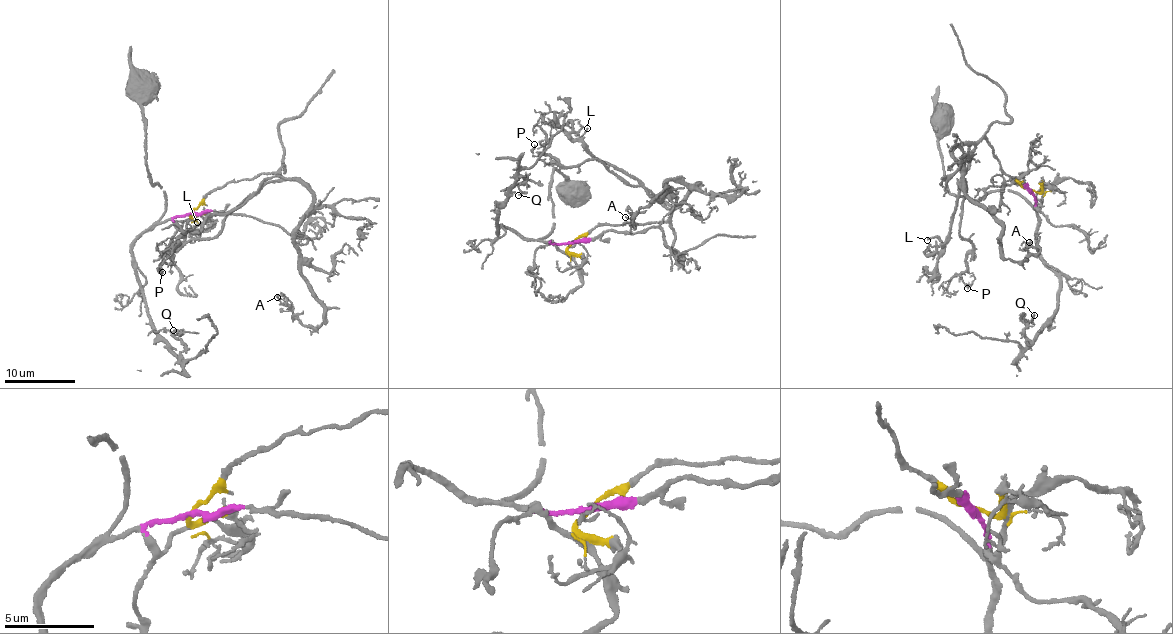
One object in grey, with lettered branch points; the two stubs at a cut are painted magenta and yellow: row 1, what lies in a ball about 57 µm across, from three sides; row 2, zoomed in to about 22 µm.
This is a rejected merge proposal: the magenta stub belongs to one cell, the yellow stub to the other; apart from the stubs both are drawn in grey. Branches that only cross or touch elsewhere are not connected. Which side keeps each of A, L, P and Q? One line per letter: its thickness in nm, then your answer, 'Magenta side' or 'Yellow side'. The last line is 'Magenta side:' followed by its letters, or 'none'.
A: Thickness 140 nm. Yellow side
L: Thickness 150 nm. Yellow side
P: Thickness 160 nm. Yellow side
Q: Thickness 90 nm. Magenta side
Magenta side: Q

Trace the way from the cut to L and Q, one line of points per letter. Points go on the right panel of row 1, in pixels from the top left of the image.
L: (1032, 190), (1004, 173), (985, 136), (968, 162), (945, 245), (937, 238), (927, 240)
Q: (1032, 190), (1040, 224), (1039, 259), (1058, 278), (1058, 309), (1051, 324), (1029, 339), (1024, 329), (1035, 314)

